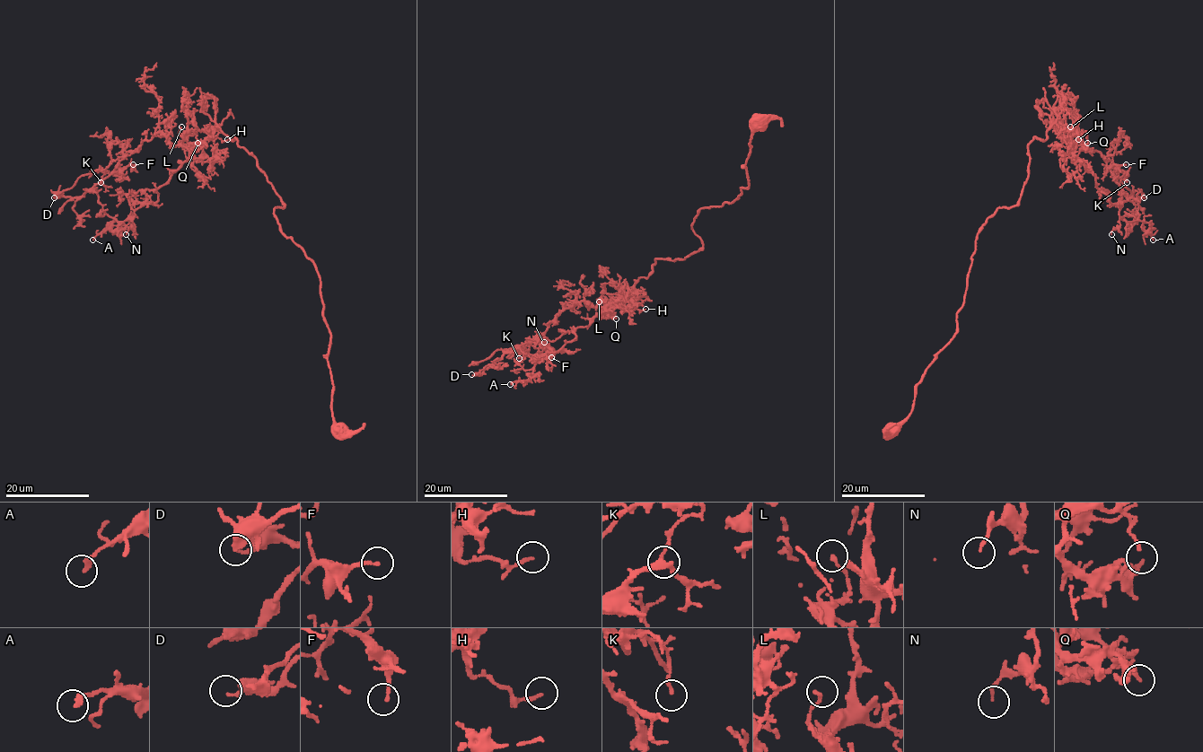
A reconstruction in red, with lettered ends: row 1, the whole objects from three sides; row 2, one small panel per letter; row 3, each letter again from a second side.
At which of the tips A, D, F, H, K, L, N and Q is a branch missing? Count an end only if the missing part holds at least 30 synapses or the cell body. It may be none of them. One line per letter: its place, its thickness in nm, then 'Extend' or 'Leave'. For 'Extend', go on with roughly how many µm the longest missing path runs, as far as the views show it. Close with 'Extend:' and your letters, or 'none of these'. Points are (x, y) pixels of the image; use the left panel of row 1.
A: Place: (92, 240). Thickness 220 nm. Leave
D: Place: (54, 197). Thickness 190 nm. Leave
F: Place: (133, 164). Thickness 150 nm. Leave
H: Place: (227, 139). Thickness 160 nm. Leave
K: Place: (100, 182). Thickness 130 nm. Leave
L: Place: (181, 126). Thickness 170 nm. Leave
N: Place: (126, 234). Thickness 130 nm. Leave
Q: Place: (197, 143). Thickness 120 nm. Leave
Extend: none of these

